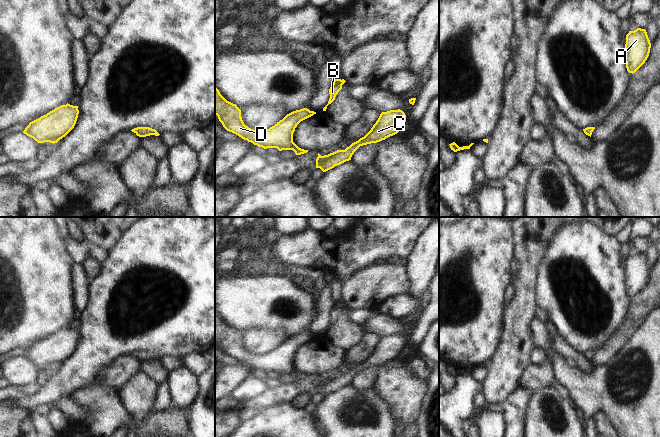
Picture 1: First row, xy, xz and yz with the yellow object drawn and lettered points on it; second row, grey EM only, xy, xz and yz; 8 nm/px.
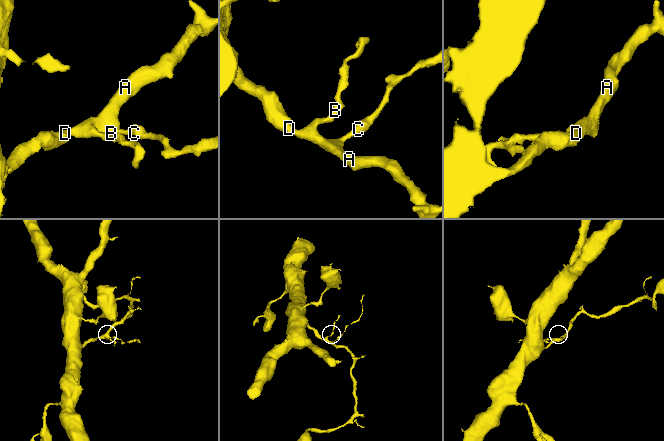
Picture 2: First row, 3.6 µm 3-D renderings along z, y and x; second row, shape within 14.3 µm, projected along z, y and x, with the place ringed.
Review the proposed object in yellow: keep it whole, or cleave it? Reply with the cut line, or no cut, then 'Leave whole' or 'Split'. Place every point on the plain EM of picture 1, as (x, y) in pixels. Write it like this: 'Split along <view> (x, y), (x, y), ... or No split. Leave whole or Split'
No split. Leave whole

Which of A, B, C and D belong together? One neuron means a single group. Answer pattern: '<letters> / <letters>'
A B C D

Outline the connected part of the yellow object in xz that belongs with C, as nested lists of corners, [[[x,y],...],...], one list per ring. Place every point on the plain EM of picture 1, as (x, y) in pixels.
[[[400,333],[382,336],[371,354],[345,374],[337,374],[324,380],[318,377],[316,392],[326,396],[337,389],[351,384],[352,379],[360,370],[377,367],[397,358],[405,346],[406,339]]]

